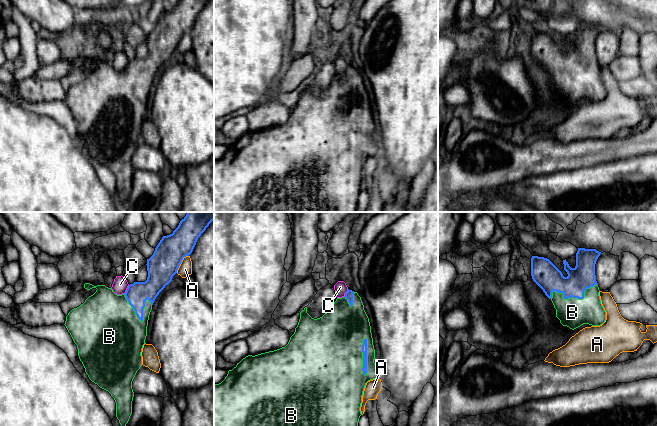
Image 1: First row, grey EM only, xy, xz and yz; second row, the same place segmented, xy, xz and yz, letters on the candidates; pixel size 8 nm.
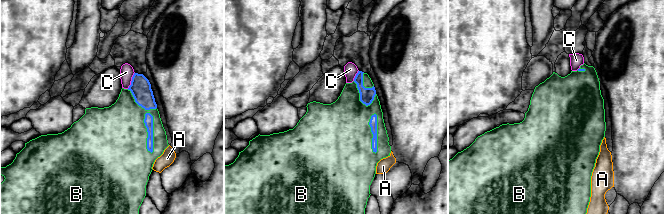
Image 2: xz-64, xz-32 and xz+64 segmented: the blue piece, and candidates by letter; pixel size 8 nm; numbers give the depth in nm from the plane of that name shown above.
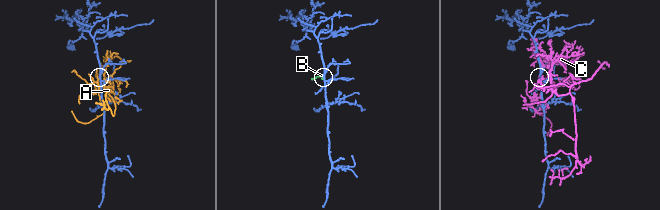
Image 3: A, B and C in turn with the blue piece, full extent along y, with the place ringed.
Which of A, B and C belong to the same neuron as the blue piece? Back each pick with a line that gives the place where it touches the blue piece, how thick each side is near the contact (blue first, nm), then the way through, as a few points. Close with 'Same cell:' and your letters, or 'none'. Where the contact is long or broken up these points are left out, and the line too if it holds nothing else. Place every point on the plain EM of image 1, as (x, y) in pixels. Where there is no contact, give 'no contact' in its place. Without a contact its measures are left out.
B: xz (366, 132) | 50/440 nm
Same cell: B

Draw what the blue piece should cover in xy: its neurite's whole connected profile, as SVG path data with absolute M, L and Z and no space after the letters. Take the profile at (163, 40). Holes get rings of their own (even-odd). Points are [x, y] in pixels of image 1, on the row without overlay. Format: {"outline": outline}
{"outline": "M179 0L172 10L163 12L153 31L147 35L147 56L130 60L122 71L115 70L105 61L85 59L85 65L96 64L96 68L66 92L64 101L77 121L78 132L86 150L114 174L116 193L123 205L132 190L132 157L142 142L141 128L147 112L152 81L159 69L172 57L183 34L192 29L198 14L208 2L209 0Z"}

